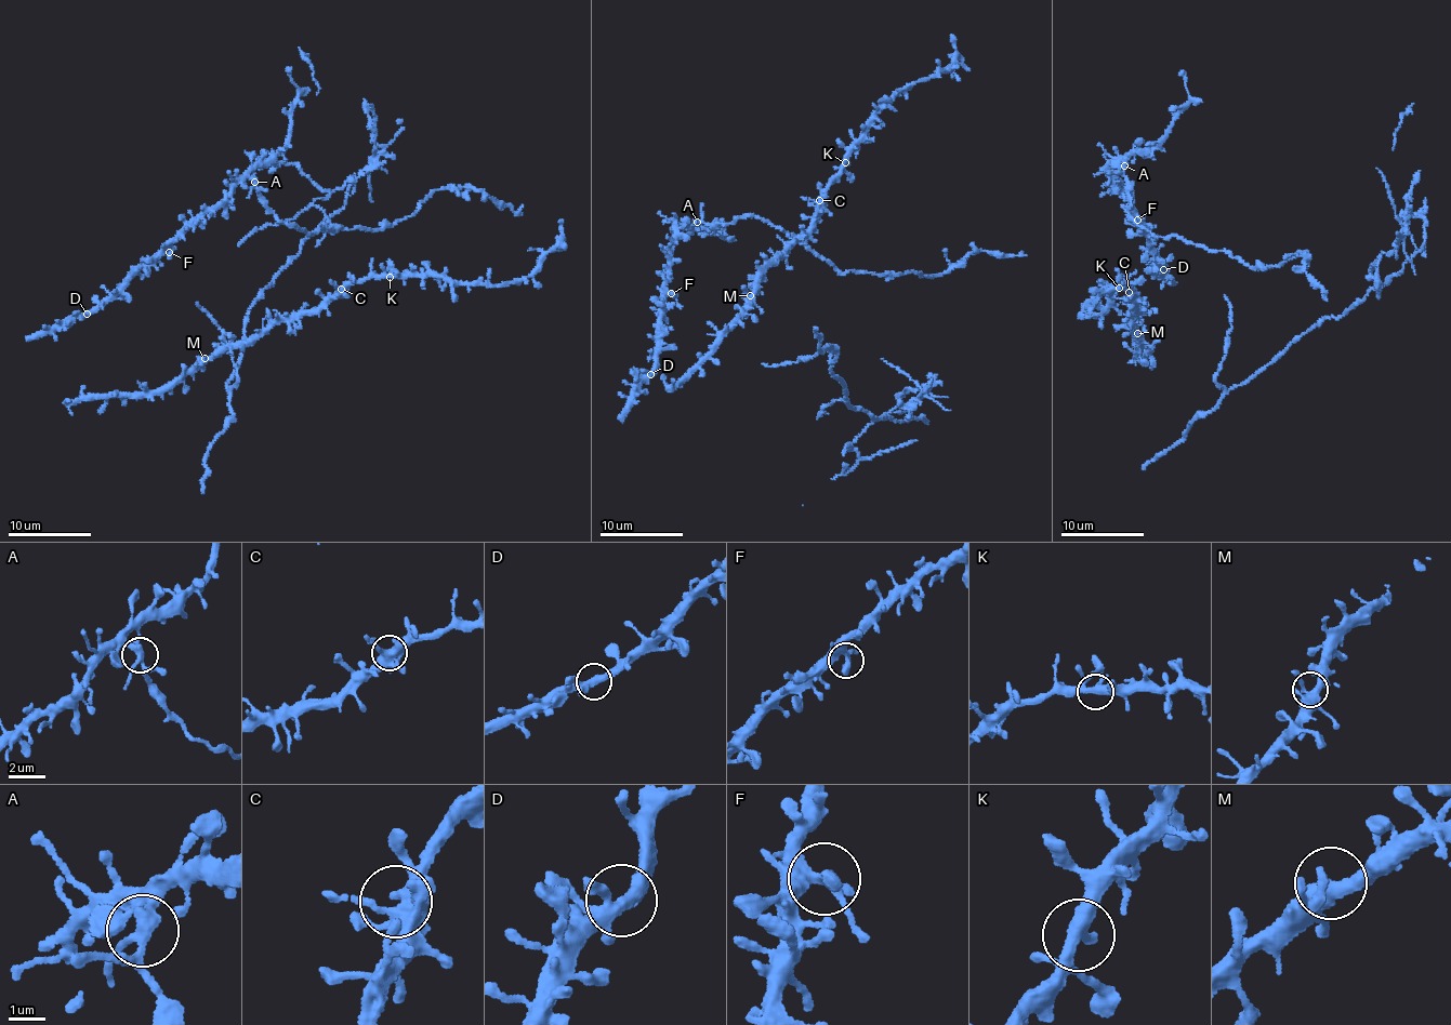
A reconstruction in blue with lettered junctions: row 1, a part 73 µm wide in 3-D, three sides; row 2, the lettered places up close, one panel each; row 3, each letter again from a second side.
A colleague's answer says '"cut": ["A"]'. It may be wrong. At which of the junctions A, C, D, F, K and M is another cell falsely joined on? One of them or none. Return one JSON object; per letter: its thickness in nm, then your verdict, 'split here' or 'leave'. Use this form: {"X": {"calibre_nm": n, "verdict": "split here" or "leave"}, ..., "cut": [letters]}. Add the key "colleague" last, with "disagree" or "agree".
{"A": {"calibre_nm": 300, "verdict": "split here"}, "C": {"calibre_nm": 460, "verdict": "leave"}, "D": {"calibre_nm": 320, "verdict": "leave"}, "F": {"calibre_nm": 320, "verdict": "leave"}, "K": {"calibre_nm": 320, "verdict": "leave"}, "M": {"calibre_nm": 400, "verdict": "leave"}, "cut": ["A"], "colleague": "agree"}

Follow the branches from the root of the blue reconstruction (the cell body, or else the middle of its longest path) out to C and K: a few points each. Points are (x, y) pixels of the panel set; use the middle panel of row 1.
C: (755, 304), (754, 300), (766, 268), (776, 265), (791, 244), (810, 233), (819, 200)
K: (755, 304), (754, 300), (766, 268), (776, 265), (791, 244), (813, 233), (827, 191), (845, 162)

